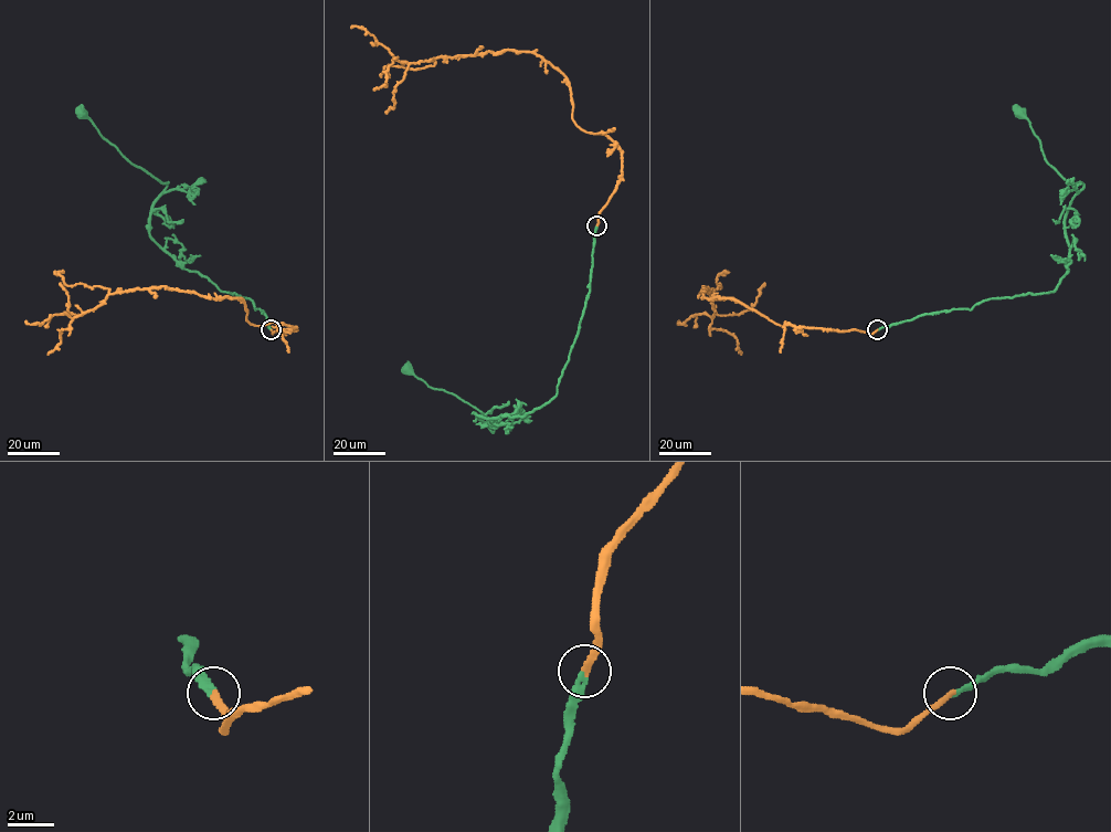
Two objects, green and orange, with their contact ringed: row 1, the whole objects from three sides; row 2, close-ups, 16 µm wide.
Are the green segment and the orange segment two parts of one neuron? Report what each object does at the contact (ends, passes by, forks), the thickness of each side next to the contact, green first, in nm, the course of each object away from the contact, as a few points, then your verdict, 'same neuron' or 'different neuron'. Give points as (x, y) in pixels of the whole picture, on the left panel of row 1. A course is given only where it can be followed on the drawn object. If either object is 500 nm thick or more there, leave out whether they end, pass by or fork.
green ends there; orange ends there; 280 nm thick on the green side, 280 nm on the other; green runs (271, 329), (250, 298), (223, 292), (183, 269), (150, 235), (151, 208), (168, 182), (134, 165), (81, 114); orange runs (271, 329), (296, 328), (251, 325), (240, 298), (163, 286), (115, 292), (72, 317), (24, 322); same neuron

